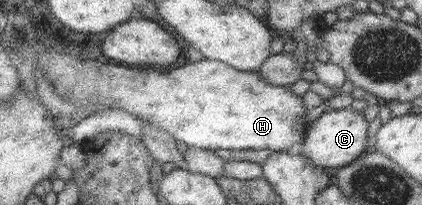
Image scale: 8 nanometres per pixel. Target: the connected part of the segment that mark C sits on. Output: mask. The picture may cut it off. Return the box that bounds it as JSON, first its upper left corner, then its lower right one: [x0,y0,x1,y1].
[301,107,369,168]

